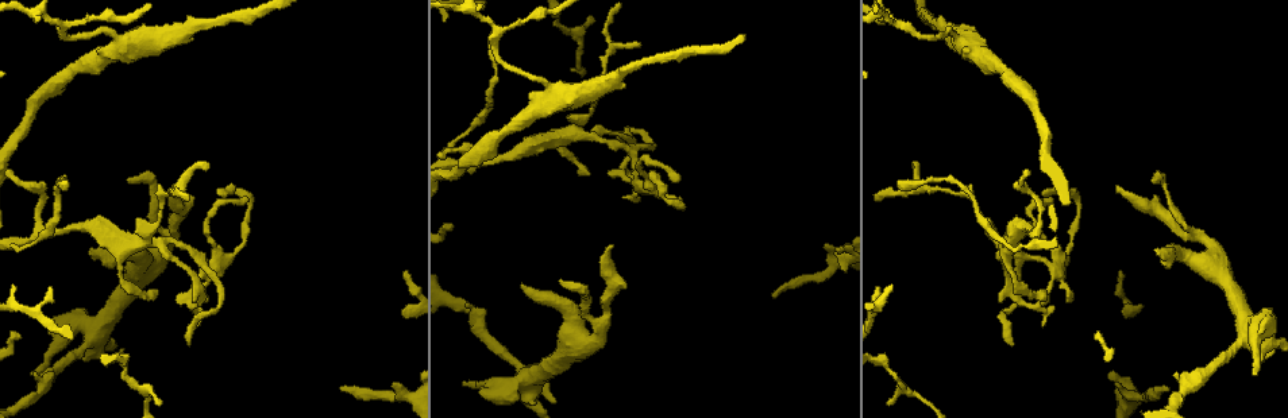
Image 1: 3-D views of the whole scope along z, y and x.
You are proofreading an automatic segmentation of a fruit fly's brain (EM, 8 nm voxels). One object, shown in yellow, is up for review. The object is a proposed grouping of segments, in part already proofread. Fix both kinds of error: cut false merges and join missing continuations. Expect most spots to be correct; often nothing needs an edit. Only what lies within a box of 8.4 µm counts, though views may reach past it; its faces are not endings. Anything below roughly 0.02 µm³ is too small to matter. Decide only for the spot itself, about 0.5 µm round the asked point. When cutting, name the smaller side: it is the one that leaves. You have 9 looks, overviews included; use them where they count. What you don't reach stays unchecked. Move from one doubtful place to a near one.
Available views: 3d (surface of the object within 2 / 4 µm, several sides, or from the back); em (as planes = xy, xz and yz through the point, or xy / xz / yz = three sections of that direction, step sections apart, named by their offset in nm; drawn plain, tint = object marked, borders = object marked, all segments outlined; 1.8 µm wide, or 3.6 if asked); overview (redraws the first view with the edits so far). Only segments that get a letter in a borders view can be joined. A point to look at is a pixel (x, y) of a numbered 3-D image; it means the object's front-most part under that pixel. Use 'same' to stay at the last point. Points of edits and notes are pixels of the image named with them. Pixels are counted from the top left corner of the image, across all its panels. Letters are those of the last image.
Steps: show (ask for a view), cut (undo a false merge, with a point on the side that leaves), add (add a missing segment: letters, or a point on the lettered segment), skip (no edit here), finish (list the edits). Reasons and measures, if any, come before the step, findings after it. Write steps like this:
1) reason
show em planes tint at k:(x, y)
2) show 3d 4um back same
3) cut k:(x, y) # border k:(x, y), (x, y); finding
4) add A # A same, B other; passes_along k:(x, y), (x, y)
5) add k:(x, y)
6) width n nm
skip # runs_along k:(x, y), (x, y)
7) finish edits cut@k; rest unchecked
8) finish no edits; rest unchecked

three-way junction
show em xz step 16 tint at 1:(500, 33)

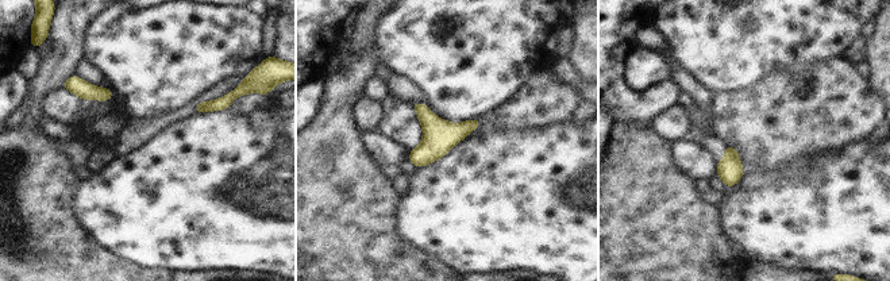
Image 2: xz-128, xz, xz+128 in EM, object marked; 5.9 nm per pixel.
what lies round it
show em xz step 16 borders same

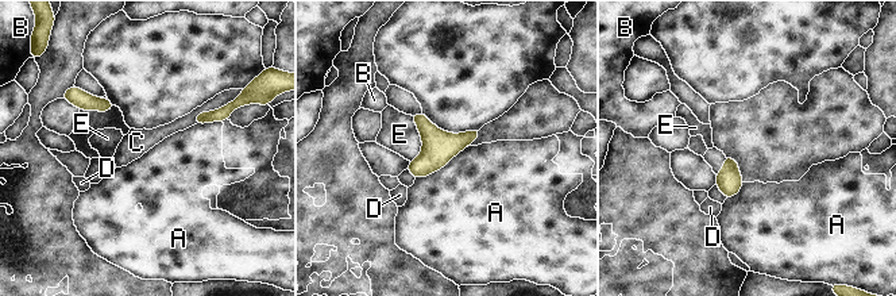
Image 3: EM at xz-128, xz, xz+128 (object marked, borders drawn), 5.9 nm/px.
skip # A other, B other, C other, D other, E other; continuous, no second neuron

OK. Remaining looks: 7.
free end
show 3d 2um at 1:(210, 166)

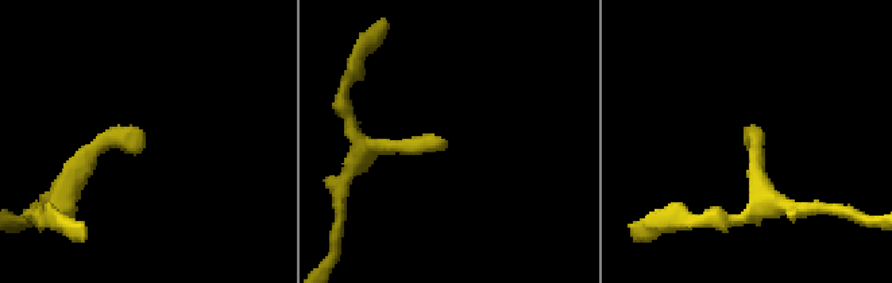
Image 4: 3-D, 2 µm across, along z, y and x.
show em xz step 16 borders at 4:(142, 147)

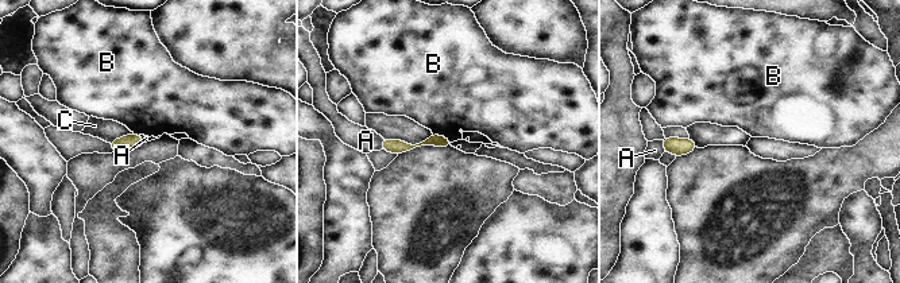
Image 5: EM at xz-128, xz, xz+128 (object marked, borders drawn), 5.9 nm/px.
show em planes borders same

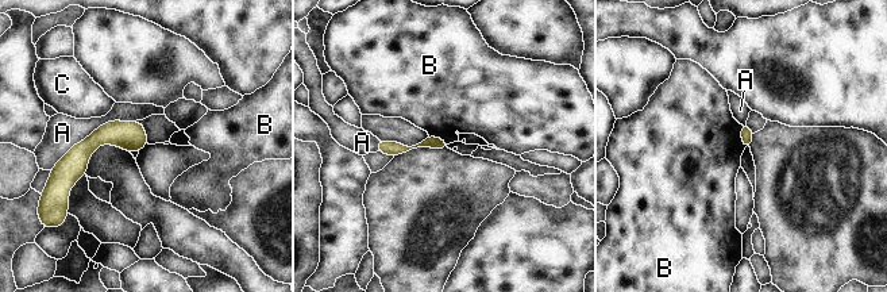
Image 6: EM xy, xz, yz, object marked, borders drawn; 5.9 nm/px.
width 70 nm
skip # A other, B other, C other; runs_along 6:(142, 133), (103, 134), (64, 165); no lettered segment goes on from it

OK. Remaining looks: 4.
branch stops here
show em 3.6um planes borders at 1:(1117, 188)

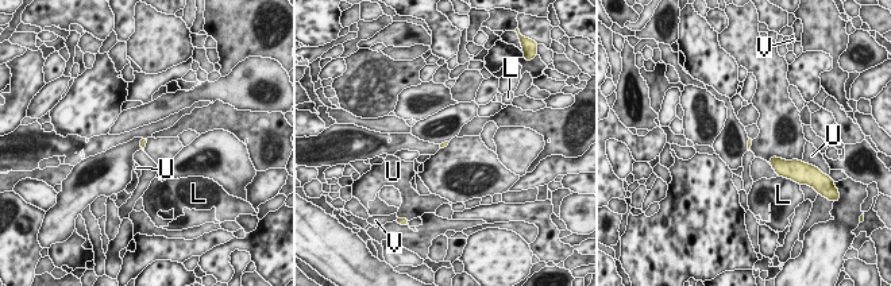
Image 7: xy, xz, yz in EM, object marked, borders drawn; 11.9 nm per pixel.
longest_contact U 160 nm
skip # L other, U other, V other; no lettered segment goes on from it

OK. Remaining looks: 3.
free end
show 3d 2um at 1:(774, 294)

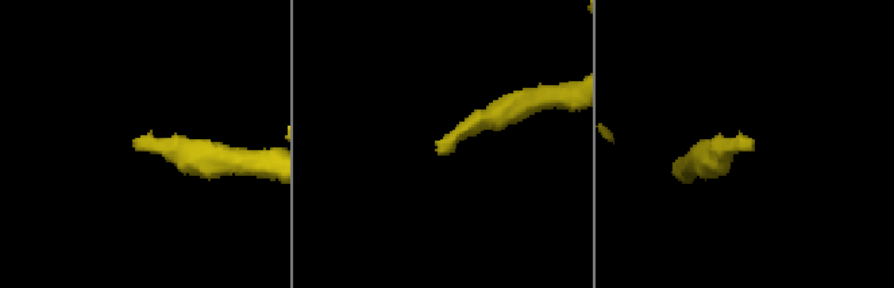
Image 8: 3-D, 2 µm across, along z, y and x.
now the EM
show em planes tint at 8:(439, 153)

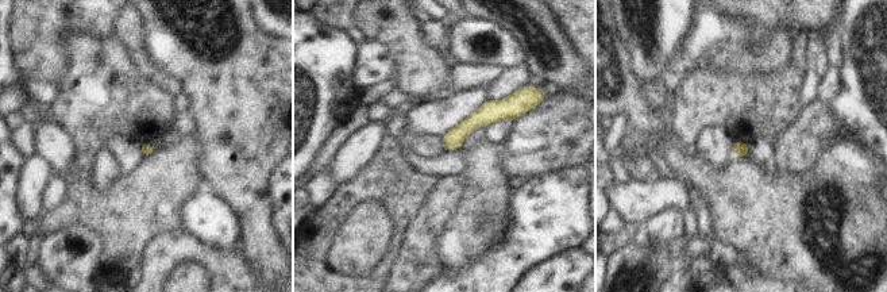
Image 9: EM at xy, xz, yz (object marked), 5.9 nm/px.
show em planes borders same

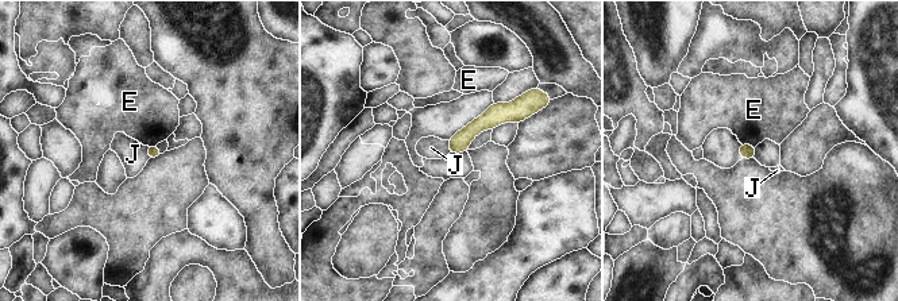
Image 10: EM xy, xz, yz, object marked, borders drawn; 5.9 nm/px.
longest_contact E 100 nm
skip # E other, J other; border 10:(146, 146), (149, 158); none of them fits

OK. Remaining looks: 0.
finish no edits; rest unchecked

